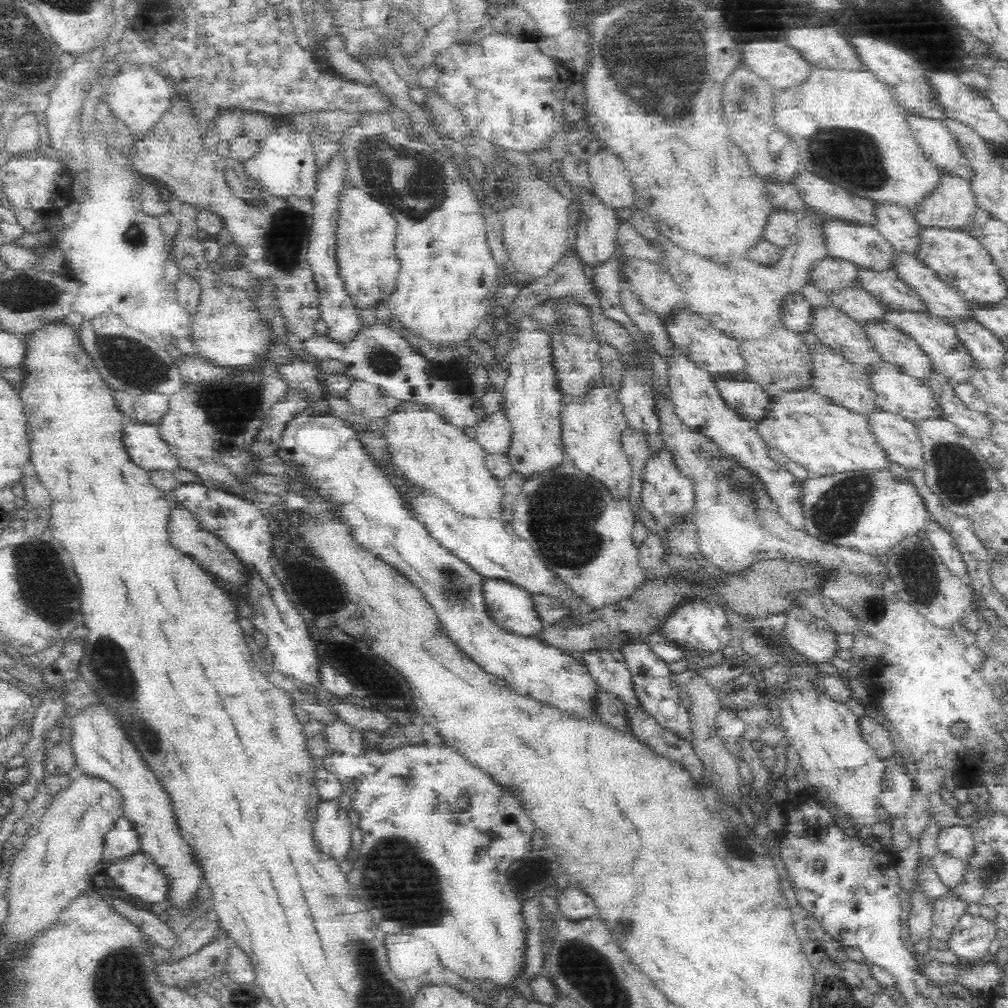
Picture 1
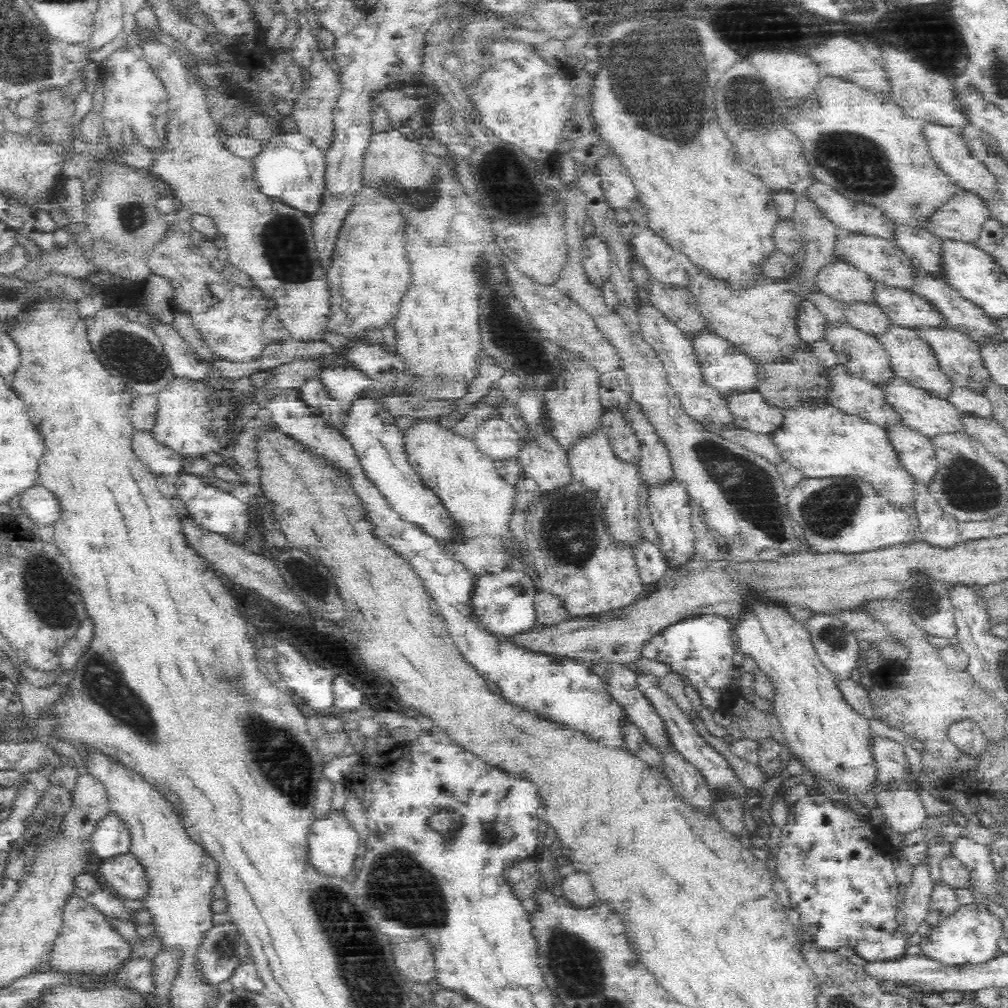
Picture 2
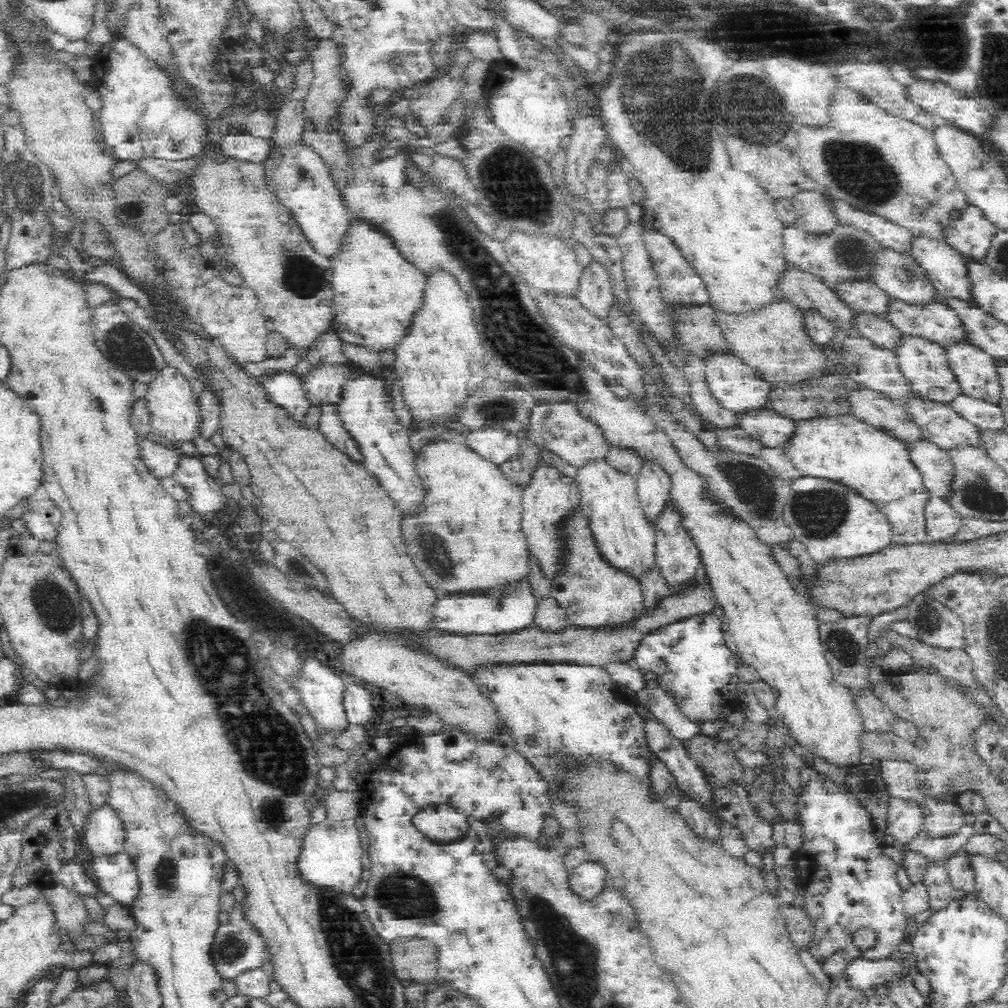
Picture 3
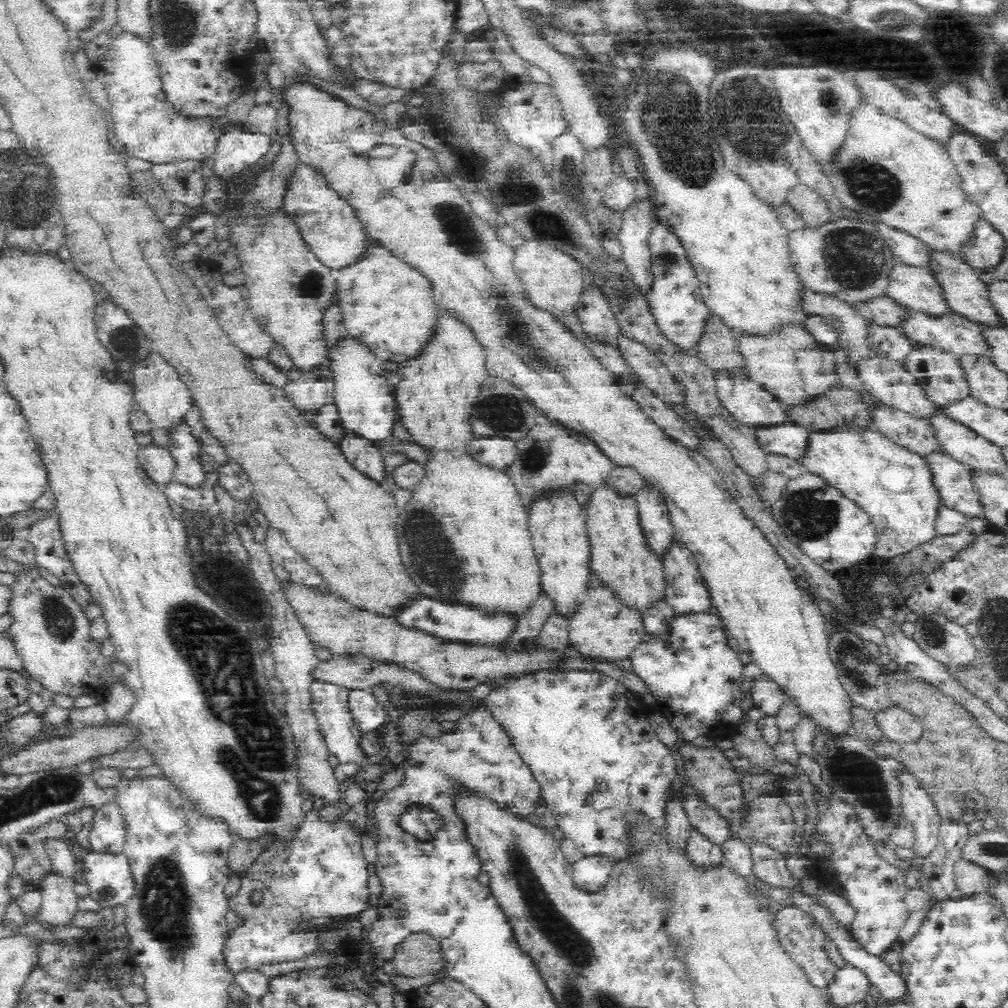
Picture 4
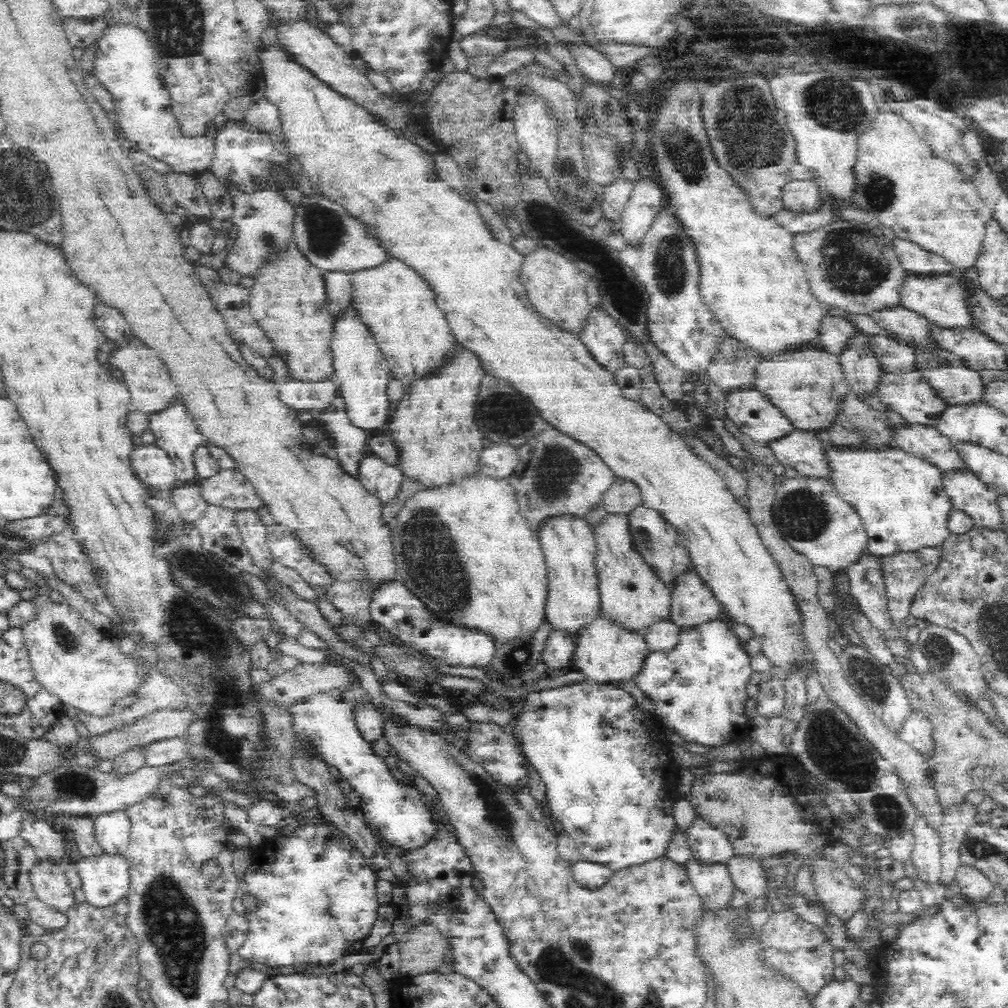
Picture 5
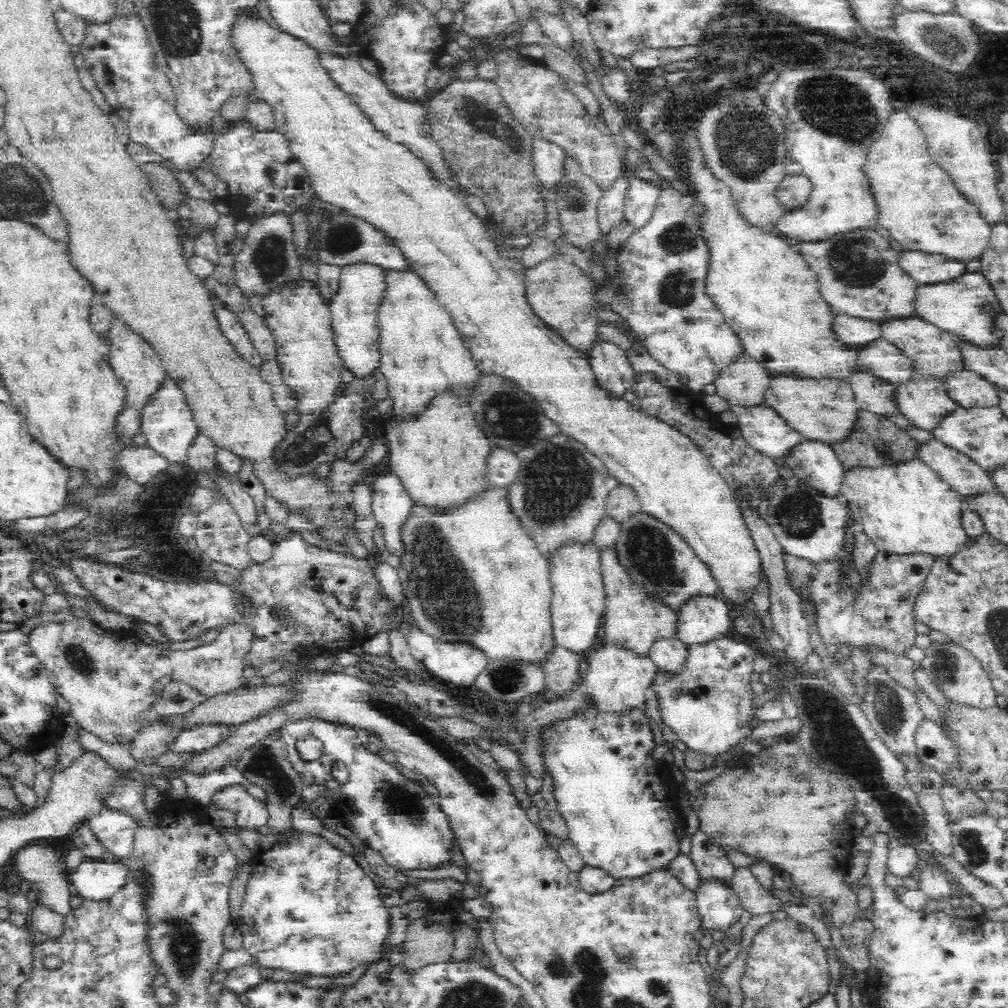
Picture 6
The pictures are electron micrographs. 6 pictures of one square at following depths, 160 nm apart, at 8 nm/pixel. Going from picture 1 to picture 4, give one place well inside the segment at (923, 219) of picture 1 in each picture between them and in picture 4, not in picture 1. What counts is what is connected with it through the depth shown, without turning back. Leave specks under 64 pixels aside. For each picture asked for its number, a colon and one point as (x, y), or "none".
2: (960, 216)
3: (969, 233)
4: (982, 250)

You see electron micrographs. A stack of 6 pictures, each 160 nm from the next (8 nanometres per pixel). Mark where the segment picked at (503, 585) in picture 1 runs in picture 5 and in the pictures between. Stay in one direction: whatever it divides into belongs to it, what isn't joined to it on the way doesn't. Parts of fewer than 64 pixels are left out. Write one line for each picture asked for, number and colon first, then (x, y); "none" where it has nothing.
2: (503, 601)
3: (511, 608)
4: (468, 623)
5: (404, 615)

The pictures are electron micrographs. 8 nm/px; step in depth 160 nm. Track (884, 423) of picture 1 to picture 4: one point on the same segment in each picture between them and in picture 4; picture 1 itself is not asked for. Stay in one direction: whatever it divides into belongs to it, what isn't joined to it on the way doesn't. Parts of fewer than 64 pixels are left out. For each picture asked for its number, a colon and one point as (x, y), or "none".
2: (914, 451)
3: (932, 462)
4: (952, 480)

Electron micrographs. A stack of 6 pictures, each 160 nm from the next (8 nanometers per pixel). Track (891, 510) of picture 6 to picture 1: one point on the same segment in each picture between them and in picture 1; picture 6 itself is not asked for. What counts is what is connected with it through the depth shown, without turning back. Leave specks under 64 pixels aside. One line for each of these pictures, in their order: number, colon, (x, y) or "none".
1: (822, 437)
2: (836, 445)
3: (842, 448)
4: (893, 485)
5: (899, 497)

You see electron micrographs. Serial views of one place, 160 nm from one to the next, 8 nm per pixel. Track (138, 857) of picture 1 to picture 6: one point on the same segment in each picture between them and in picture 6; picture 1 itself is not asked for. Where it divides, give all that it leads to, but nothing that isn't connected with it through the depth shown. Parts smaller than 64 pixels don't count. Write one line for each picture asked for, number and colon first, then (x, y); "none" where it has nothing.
2: (124, 875)
3: (117, 877)
4: (108, 876)
5: (105, 879)
6: (97, 881)

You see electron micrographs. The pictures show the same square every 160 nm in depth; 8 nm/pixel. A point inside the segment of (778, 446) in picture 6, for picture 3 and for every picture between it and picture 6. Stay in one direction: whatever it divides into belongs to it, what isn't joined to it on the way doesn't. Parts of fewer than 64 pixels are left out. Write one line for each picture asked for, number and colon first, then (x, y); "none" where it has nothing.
3: (737, 387)
4: (748, 401)
5: (749, 409)

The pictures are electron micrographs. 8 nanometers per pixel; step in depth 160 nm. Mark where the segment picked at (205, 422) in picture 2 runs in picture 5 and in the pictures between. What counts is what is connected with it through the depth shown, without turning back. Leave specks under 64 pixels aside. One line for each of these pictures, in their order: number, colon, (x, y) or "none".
3: (175, 415)
4: (160, 393)
5: (151, 389)

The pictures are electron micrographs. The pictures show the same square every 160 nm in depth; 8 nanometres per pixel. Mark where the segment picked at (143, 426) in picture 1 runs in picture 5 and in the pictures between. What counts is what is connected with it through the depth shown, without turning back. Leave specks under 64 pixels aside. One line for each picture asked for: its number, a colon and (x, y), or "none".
2: (162, 460)
3: (162, 461)
4: (158, 462)
5: (152, 465)

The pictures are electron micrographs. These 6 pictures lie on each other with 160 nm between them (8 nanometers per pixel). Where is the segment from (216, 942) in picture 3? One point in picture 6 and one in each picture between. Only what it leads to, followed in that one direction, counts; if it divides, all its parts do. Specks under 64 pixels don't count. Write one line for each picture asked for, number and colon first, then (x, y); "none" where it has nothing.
4: (322, 875)
5: (316, 892)
6: (305, 899)

